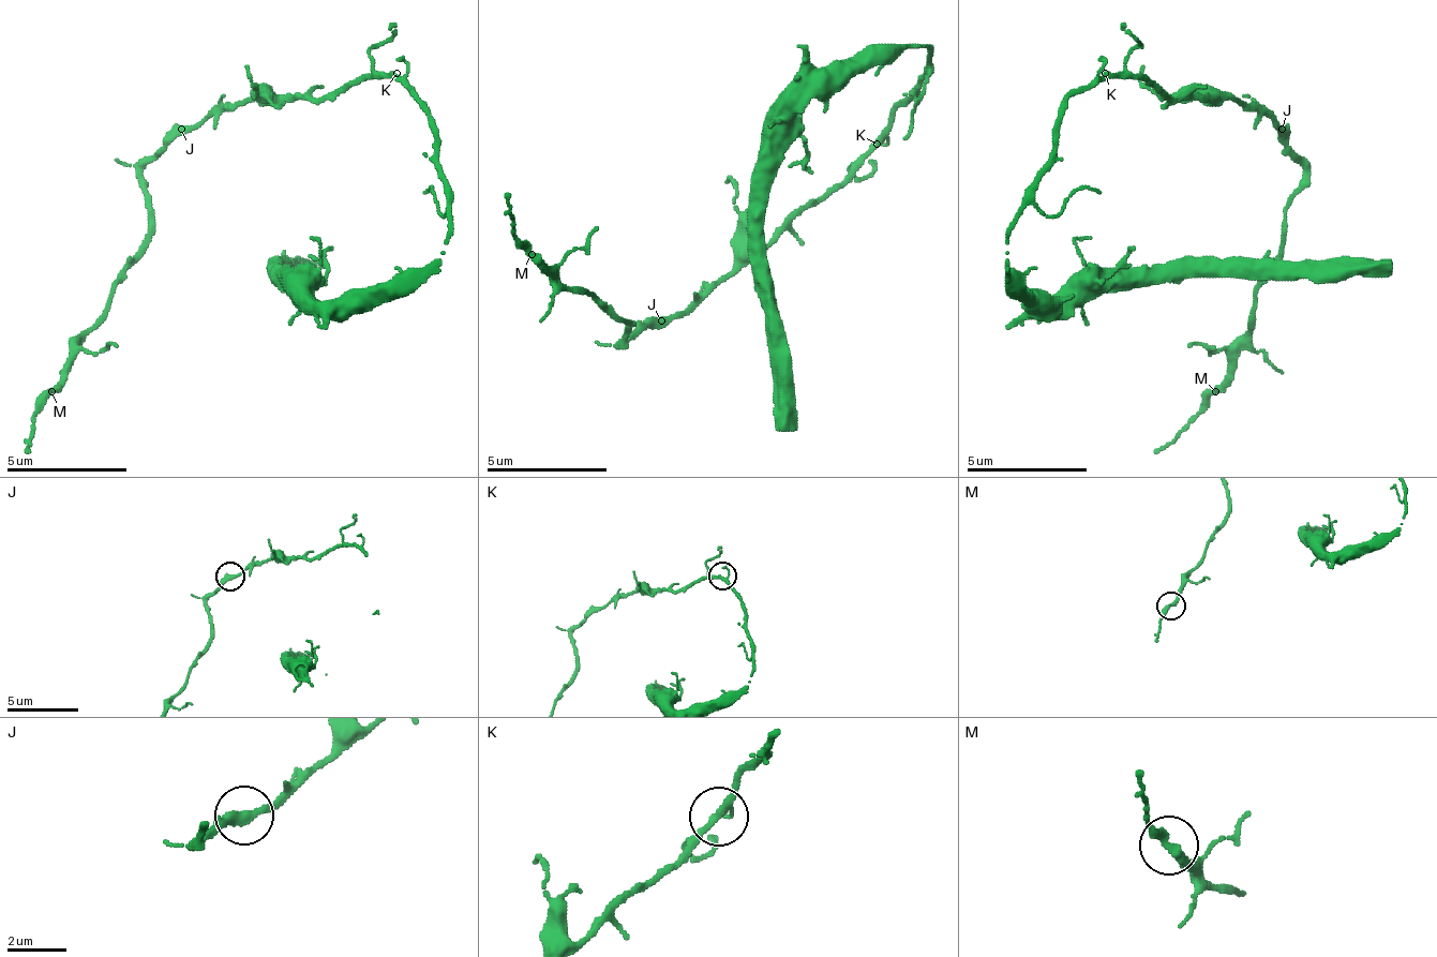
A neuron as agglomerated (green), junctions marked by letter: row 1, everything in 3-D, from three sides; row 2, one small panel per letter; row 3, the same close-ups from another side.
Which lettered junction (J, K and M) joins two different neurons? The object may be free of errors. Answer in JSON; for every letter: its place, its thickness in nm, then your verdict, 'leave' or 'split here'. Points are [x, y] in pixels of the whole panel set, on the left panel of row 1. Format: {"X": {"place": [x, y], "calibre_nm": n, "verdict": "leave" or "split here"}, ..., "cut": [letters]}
{"J": {"place": [181, 129], "calibre_nm": 340, "verdict": "leave"}, "K": {"place": [397, 73], "calibre_nm": 180, "verdict": "leave"}, "M": {"place": [51, 391], "calibre_nm": 320, "verdict": "leave"}, "cut": []}

